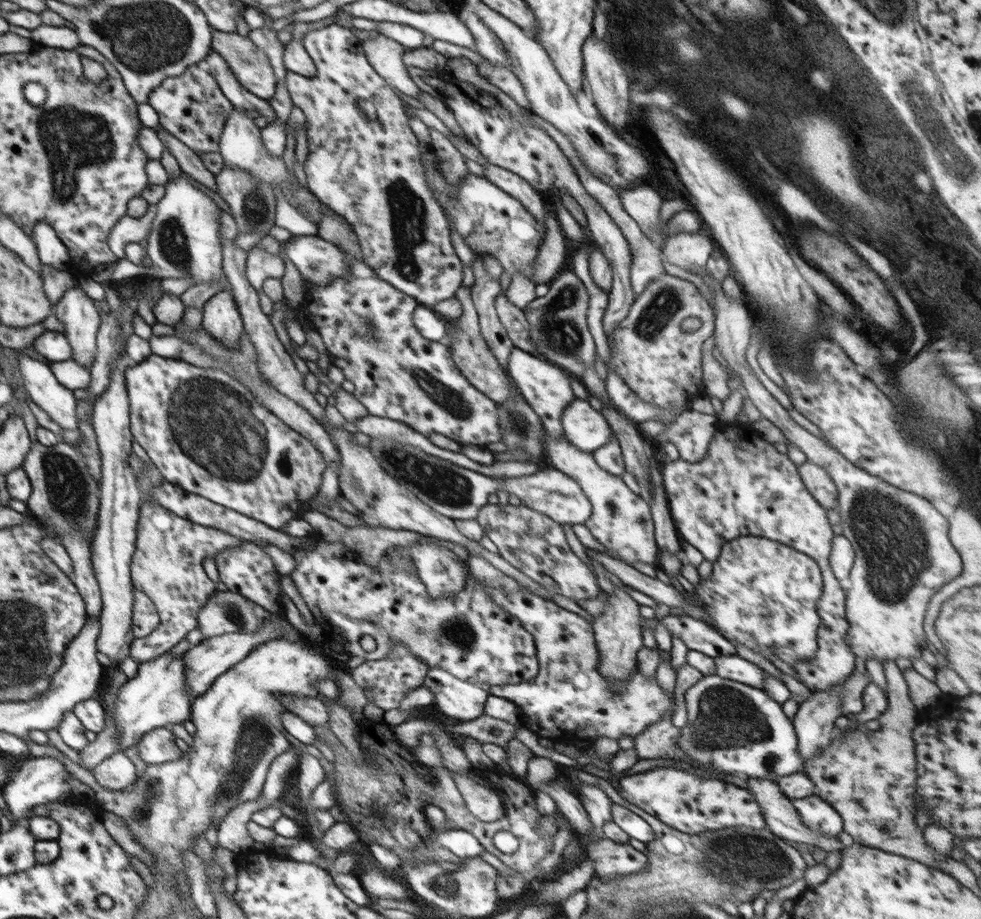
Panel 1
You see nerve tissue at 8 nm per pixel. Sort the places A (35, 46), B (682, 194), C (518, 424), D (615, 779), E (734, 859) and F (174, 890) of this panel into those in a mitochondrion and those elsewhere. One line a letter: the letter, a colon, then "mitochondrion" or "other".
A: other
B: other
C: mitochondrion
D: other
E: mitochondrion
F: mitochondrion

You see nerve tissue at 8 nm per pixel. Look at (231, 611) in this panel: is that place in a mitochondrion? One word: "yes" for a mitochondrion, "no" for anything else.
yes

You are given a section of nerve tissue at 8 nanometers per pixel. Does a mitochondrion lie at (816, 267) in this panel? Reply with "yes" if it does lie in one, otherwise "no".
no

